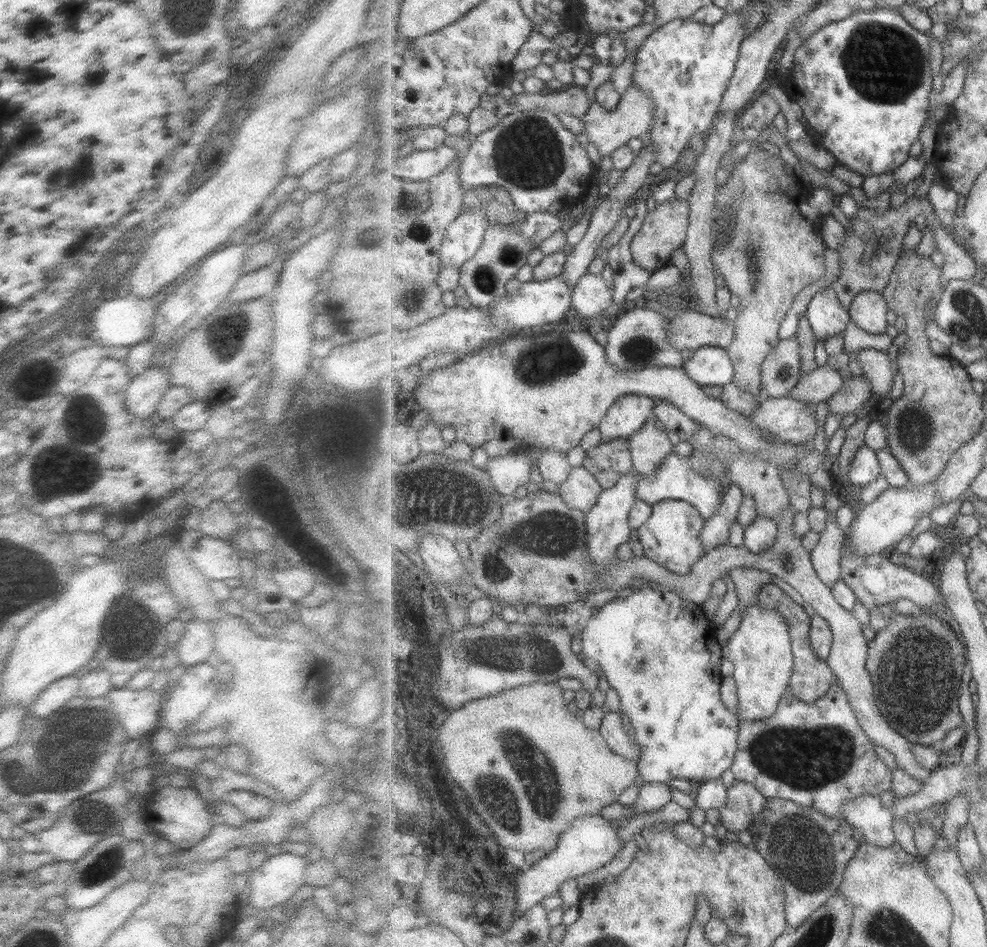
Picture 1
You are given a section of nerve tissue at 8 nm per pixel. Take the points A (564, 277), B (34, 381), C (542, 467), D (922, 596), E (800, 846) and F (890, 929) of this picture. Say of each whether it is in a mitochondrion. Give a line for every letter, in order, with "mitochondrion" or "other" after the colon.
A: other
B: other
C: other
D: other
E: mitochondrion
F: mitochondrion

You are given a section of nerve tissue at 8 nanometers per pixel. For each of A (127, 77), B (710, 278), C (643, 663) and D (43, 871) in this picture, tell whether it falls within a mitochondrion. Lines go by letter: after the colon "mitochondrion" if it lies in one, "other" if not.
A: other
B: other
C: mitochondrion
D: other

